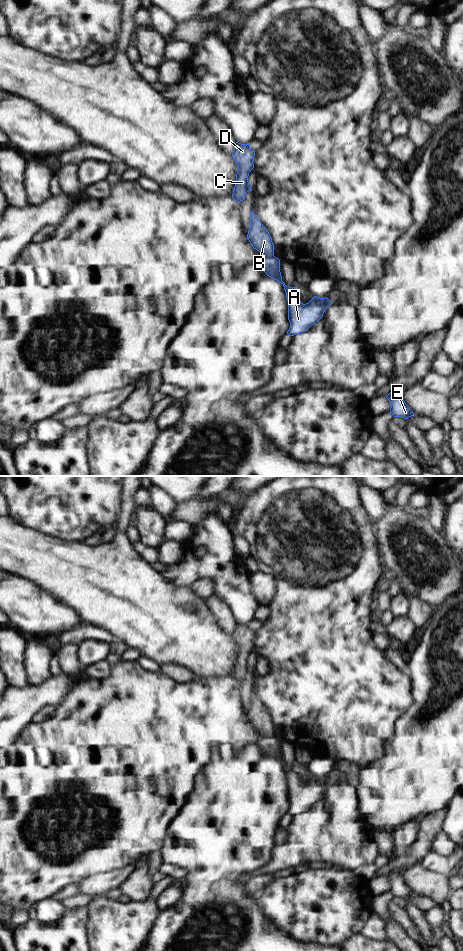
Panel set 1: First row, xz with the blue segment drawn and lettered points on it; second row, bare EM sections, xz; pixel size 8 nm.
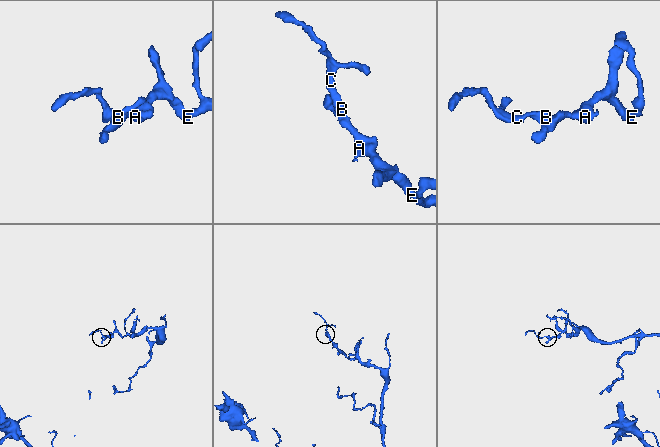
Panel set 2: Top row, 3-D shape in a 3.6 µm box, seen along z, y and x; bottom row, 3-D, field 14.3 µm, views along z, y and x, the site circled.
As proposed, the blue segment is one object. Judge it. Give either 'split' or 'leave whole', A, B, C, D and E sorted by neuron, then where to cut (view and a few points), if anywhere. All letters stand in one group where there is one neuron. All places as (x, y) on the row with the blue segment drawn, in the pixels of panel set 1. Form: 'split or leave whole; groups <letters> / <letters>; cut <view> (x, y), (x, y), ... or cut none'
leave whole; groups A B C D E; cut none

